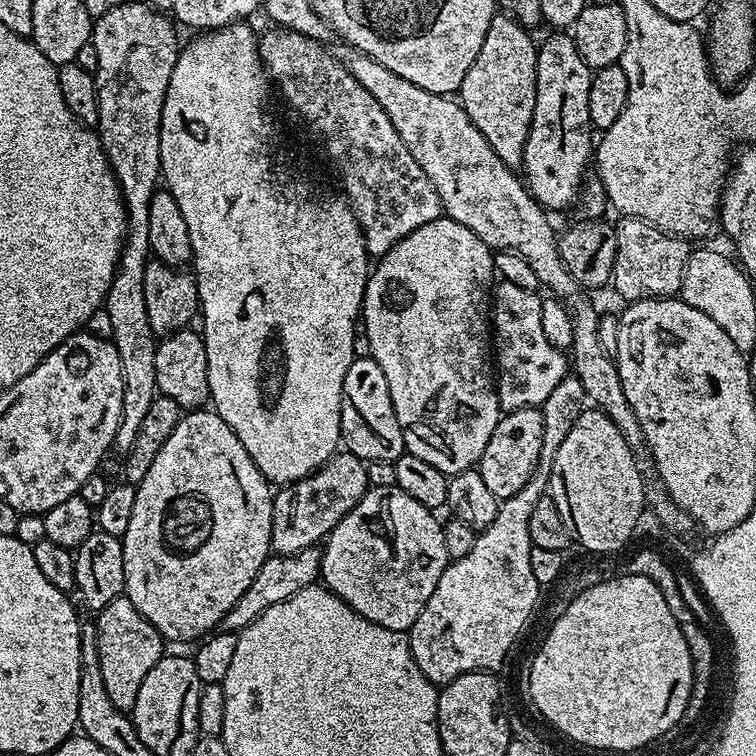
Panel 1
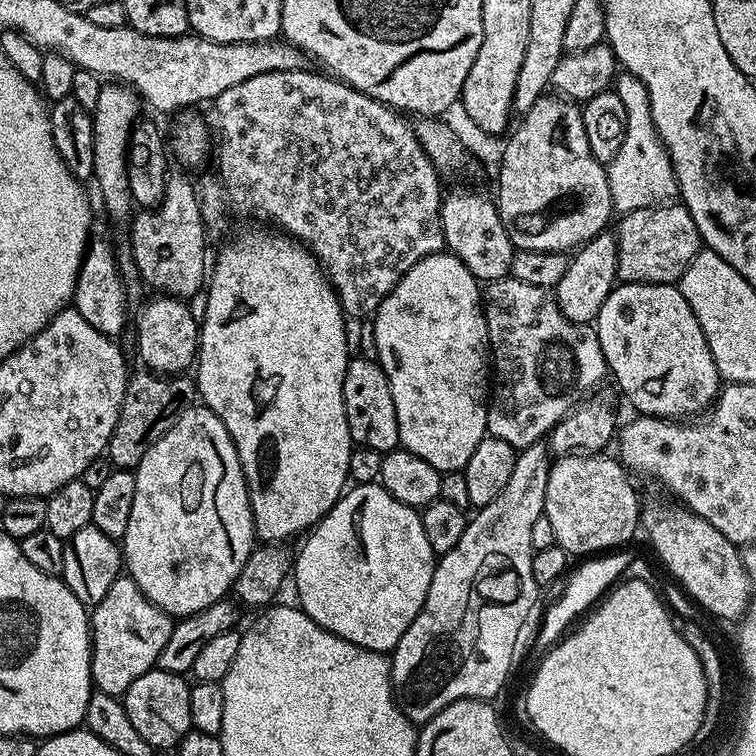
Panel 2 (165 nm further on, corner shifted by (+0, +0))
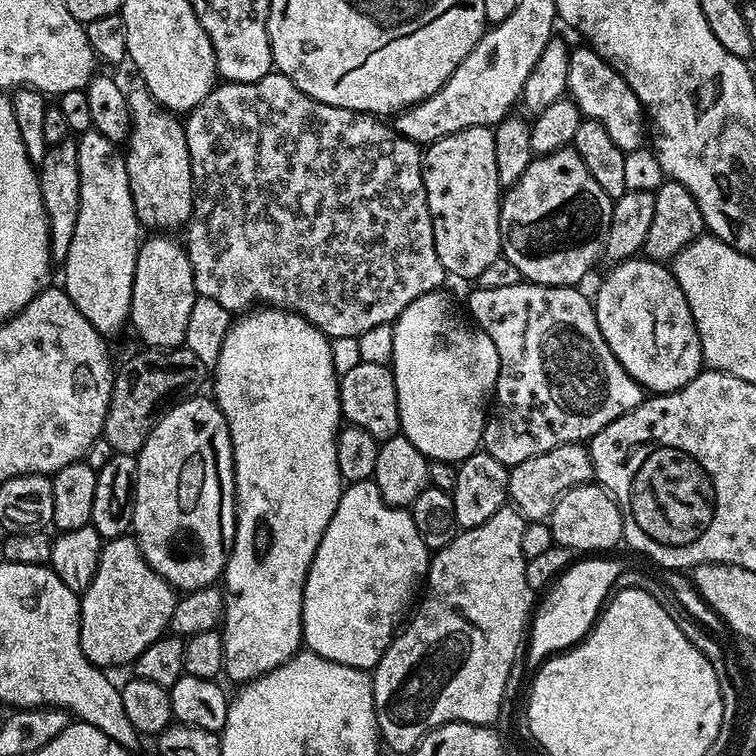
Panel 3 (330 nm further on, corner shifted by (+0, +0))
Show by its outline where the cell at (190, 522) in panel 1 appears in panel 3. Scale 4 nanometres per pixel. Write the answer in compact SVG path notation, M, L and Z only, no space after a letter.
M193 398L175 404L154 426L150 438L146 438L146 446L136 456L138 478L136 479L136 501L134 502L134 518L131 531L134 533L136 545L142 550L146 562L156 573L173 588L181 593L193 592L199 588L213 587L223 577L224 567L232 551L232 543L236 537L236 468L232 465L232 443L226 426L226 418L220 413L220 407L211 399Z

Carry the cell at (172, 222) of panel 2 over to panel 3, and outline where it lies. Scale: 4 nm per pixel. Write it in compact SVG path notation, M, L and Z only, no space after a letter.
M139 78L133 80L133 84L127 85L126 88L132 129L126 141L124 161L126 162L126 174L130 178L130 194L134 202L134 210L141 229L151 230L156 234L172 234L175 233L175 228L183 229L192 216L190 146L186 146L186 134L181 117L163 108L150 94L143 80Z

